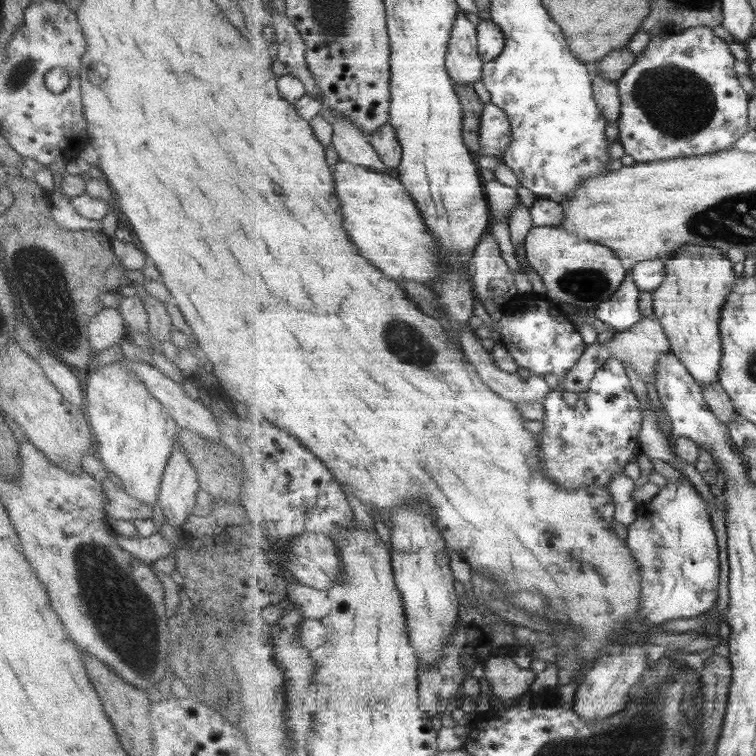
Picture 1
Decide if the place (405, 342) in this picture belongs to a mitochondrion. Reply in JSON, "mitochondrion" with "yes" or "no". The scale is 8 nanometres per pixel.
{"mitochondrion":"yes"}

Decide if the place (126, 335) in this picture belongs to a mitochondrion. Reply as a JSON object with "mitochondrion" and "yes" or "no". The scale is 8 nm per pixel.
{"mitochondrion":"no"}

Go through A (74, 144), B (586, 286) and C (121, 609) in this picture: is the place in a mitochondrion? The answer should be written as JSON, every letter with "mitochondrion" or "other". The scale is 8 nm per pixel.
{"A":"other","B":"mitochondrion","C":"mitochondrion"}

